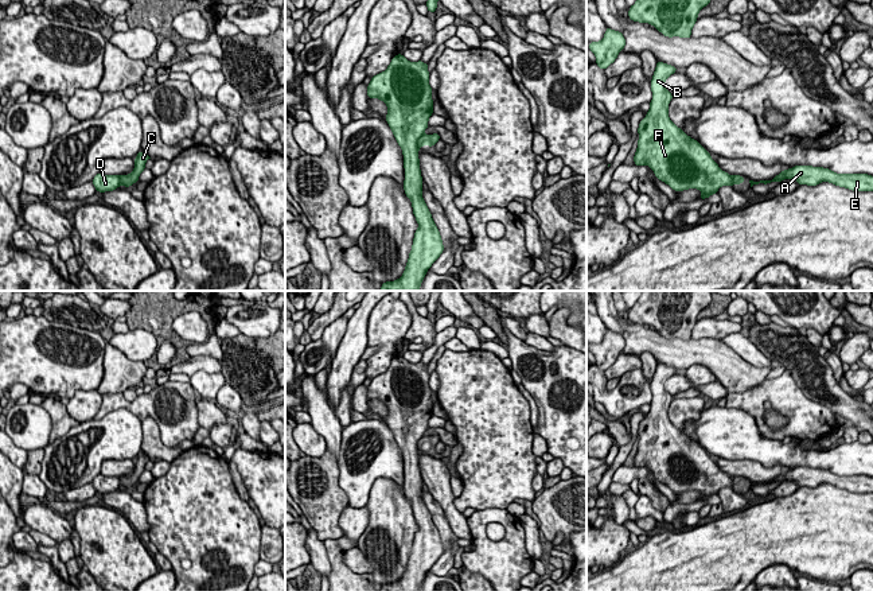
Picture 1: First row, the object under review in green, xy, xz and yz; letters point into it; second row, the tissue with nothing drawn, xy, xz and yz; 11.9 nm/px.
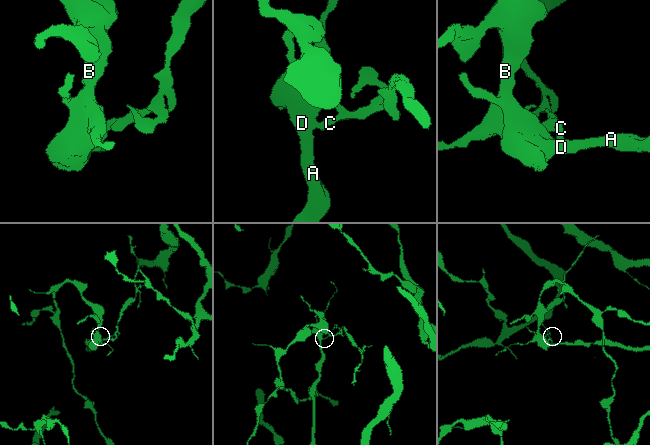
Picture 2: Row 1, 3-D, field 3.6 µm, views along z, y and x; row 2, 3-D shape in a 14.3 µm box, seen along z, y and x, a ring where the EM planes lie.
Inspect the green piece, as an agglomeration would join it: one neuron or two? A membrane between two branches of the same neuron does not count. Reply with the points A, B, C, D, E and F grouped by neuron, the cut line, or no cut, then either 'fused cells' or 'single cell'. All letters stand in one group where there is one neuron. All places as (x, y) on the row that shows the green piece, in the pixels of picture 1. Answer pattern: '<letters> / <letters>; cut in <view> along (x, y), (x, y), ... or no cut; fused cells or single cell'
A B D E F / C; cut in xz along (423, 133), (417, 142), (419, 147); fused cells

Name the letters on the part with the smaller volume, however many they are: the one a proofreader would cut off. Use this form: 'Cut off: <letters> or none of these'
Cut off: C

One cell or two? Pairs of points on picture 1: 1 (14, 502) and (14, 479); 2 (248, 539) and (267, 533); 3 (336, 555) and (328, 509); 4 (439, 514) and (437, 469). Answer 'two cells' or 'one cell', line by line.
1: one cell
2: two cells
3: two cells
4: two cells

